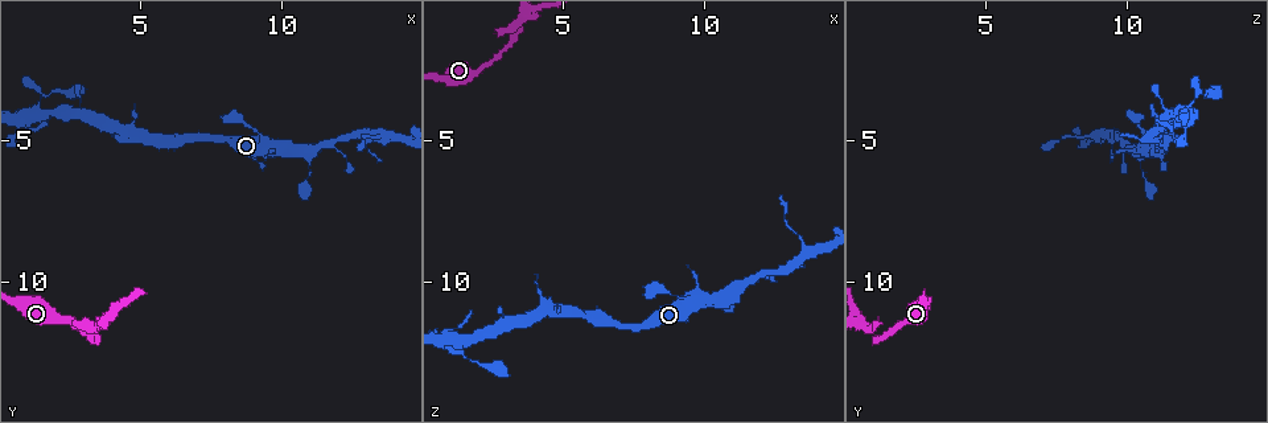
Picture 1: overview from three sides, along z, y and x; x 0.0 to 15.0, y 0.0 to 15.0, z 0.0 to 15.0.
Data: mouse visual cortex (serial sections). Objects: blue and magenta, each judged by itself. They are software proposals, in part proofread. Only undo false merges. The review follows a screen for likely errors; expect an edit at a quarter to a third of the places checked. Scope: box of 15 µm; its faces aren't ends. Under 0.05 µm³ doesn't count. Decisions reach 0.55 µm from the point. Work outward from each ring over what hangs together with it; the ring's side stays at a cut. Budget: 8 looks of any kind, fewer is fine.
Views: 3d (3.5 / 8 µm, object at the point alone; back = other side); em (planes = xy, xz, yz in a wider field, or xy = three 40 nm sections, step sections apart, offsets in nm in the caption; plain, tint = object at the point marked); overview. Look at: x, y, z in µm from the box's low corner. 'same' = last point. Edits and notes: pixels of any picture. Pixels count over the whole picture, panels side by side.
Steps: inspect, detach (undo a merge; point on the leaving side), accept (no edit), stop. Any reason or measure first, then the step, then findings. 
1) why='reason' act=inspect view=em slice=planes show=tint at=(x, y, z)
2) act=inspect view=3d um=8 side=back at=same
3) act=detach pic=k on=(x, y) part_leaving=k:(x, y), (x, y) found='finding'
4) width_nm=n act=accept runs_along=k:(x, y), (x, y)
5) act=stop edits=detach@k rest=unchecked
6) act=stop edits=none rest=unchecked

why='thin arm on a thick one' act=inspect view=3d um=3.5 at=(11.1, 5.4, 10.3)

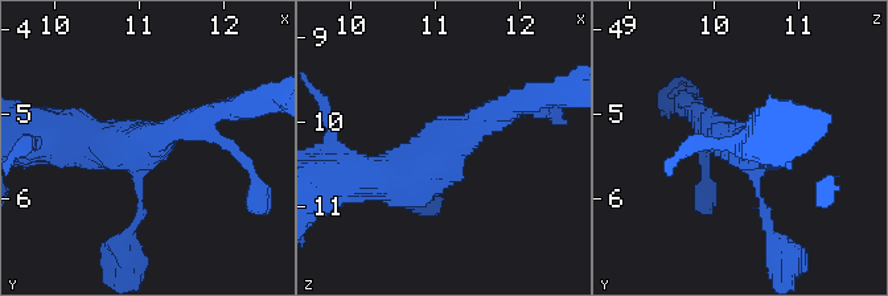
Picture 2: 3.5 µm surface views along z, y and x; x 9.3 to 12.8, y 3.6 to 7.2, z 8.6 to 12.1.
arms=3 arm_widths_nm=100,300,600 why='now the EM' act=inspect view=em slice=xy step=3 show=tint at=(11.15, 5.30, 10.25)

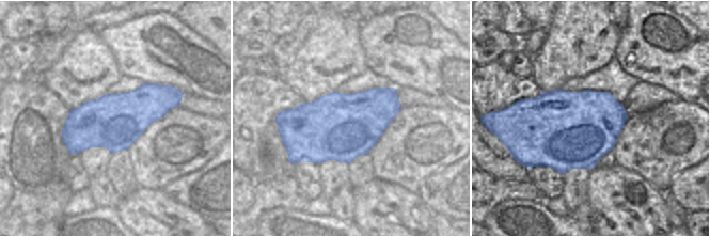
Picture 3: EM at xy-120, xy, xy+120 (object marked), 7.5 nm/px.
act=accept runs_along=2:(342, 179), (405, 179), (497, 110) found='all the same cell'

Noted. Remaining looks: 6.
why='abrupt turn' act=inspect view=3d um=3.5 at=(13.6, 4.8, 9.0)

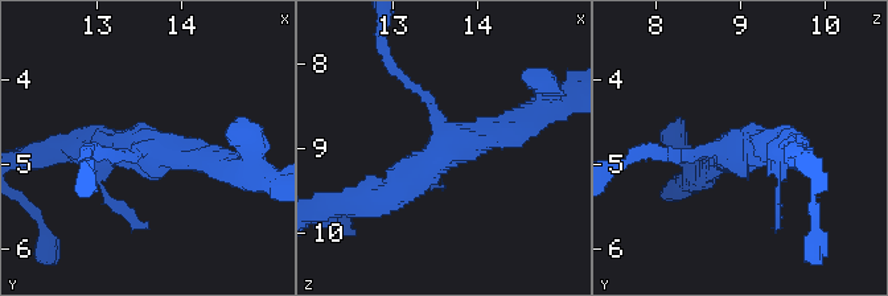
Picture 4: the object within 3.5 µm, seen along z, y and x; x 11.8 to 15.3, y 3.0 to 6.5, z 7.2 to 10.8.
arms=3 arm_widths_nm=150,300,400 why='shape alone is not enough' act=inspect view=em slice=xy step=5 show=tint at=(13.60, 4.85, 9.00)

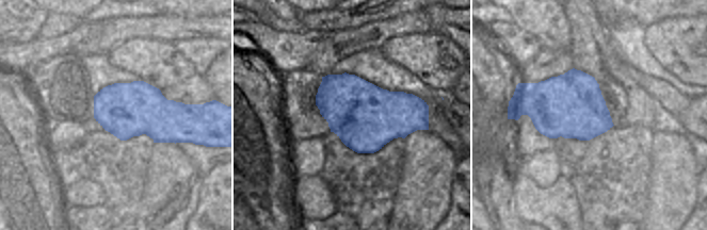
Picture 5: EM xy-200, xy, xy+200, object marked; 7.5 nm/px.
act=detach pic=4 on=(393, 70) part_leaving=4:(424, 98), (391, 68), (379, 35) found='a second cell is stuck on'

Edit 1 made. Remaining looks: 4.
why='thick turns thin' act=inspect view=3d um=3.5 at=(1.4, 3.3, 12.6)

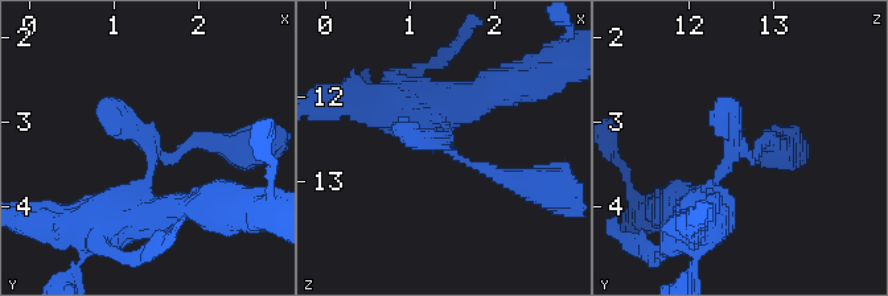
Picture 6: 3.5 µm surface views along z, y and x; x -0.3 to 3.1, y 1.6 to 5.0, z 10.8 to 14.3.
why='need the tissue' act=inspect view=em slice=xy step=2 show=tint at=(1.50, 3.35, 12.55)

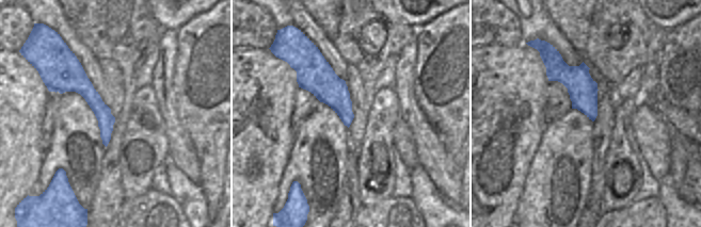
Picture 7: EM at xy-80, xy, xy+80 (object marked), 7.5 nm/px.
act=accept found='continuous, no second cell'

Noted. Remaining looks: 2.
act=stop edits=detach@4 rest=unchecked

